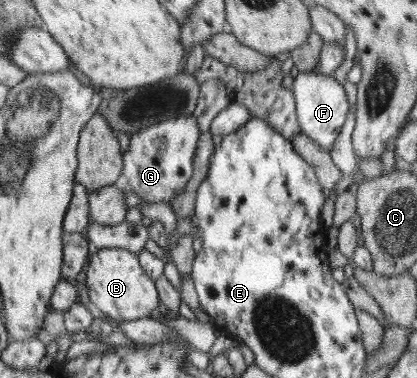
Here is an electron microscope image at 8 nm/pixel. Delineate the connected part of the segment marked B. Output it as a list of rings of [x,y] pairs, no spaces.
[[[93,249],[85,284],[90,301],[113,322],[148,318],[158,307],[158,293],[154,287],[154,280],[141,265],[138,265],[138,257],[126,249]]]

